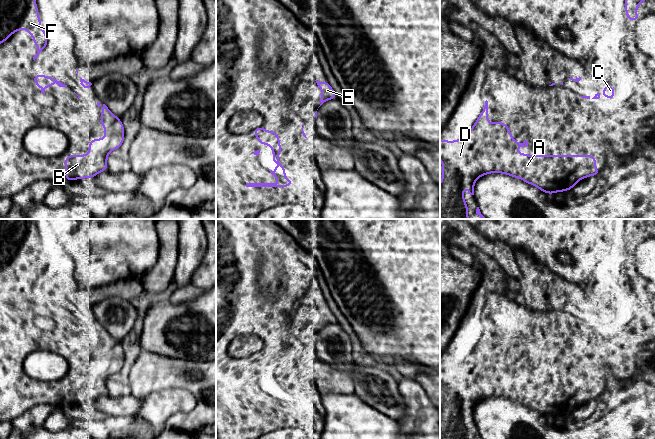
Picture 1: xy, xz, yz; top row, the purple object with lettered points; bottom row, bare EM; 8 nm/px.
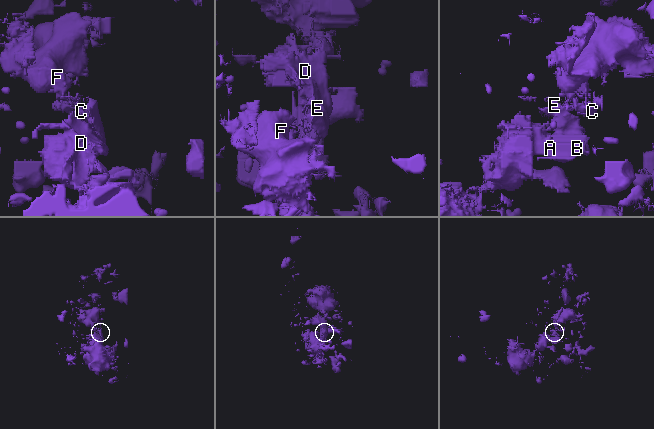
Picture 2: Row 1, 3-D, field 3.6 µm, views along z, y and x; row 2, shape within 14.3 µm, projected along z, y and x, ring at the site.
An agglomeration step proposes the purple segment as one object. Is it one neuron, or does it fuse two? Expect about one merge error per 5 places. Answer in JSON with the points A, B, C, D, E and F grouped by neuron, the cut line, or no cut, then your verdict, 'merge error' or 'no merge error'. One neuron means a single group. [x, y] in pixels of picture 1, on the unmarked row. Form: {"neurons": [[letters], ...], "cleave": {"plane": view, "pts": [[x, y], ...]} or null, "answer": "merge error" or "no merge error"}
{"neurons": [["A", "B", "C", "D", "E", "F"]], "cleave": null, "answer": "no merge error"}

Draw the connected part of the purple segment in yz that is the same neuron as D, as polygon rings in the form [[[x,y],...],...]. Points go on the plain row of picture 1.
[[[488,325],[467,359],[456,365],[440,363],[440,383],[442,384],[442,405],[440,407],[440,439],[468,439],[468,428],[464,426],[462,411],[474,419],[475,405],[489,397],[503,397],[522,403],[542,416],[554,418],[571,414],[575,408],[589,400],[599,400],[595,379],[525,379],[516,378],[517,371],[527,371],[528,365],[517,367],[512,362],[507,347],[492,344],[492,354],[488,354]]]

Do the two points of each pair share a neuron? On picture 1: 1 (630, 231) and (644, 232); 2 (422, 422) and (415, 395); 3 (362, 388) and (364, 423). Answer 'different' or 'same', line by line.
1: same
2: same
3: different

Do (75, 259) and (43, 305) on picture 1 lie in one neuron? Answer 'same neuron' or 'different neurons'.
different neurons

